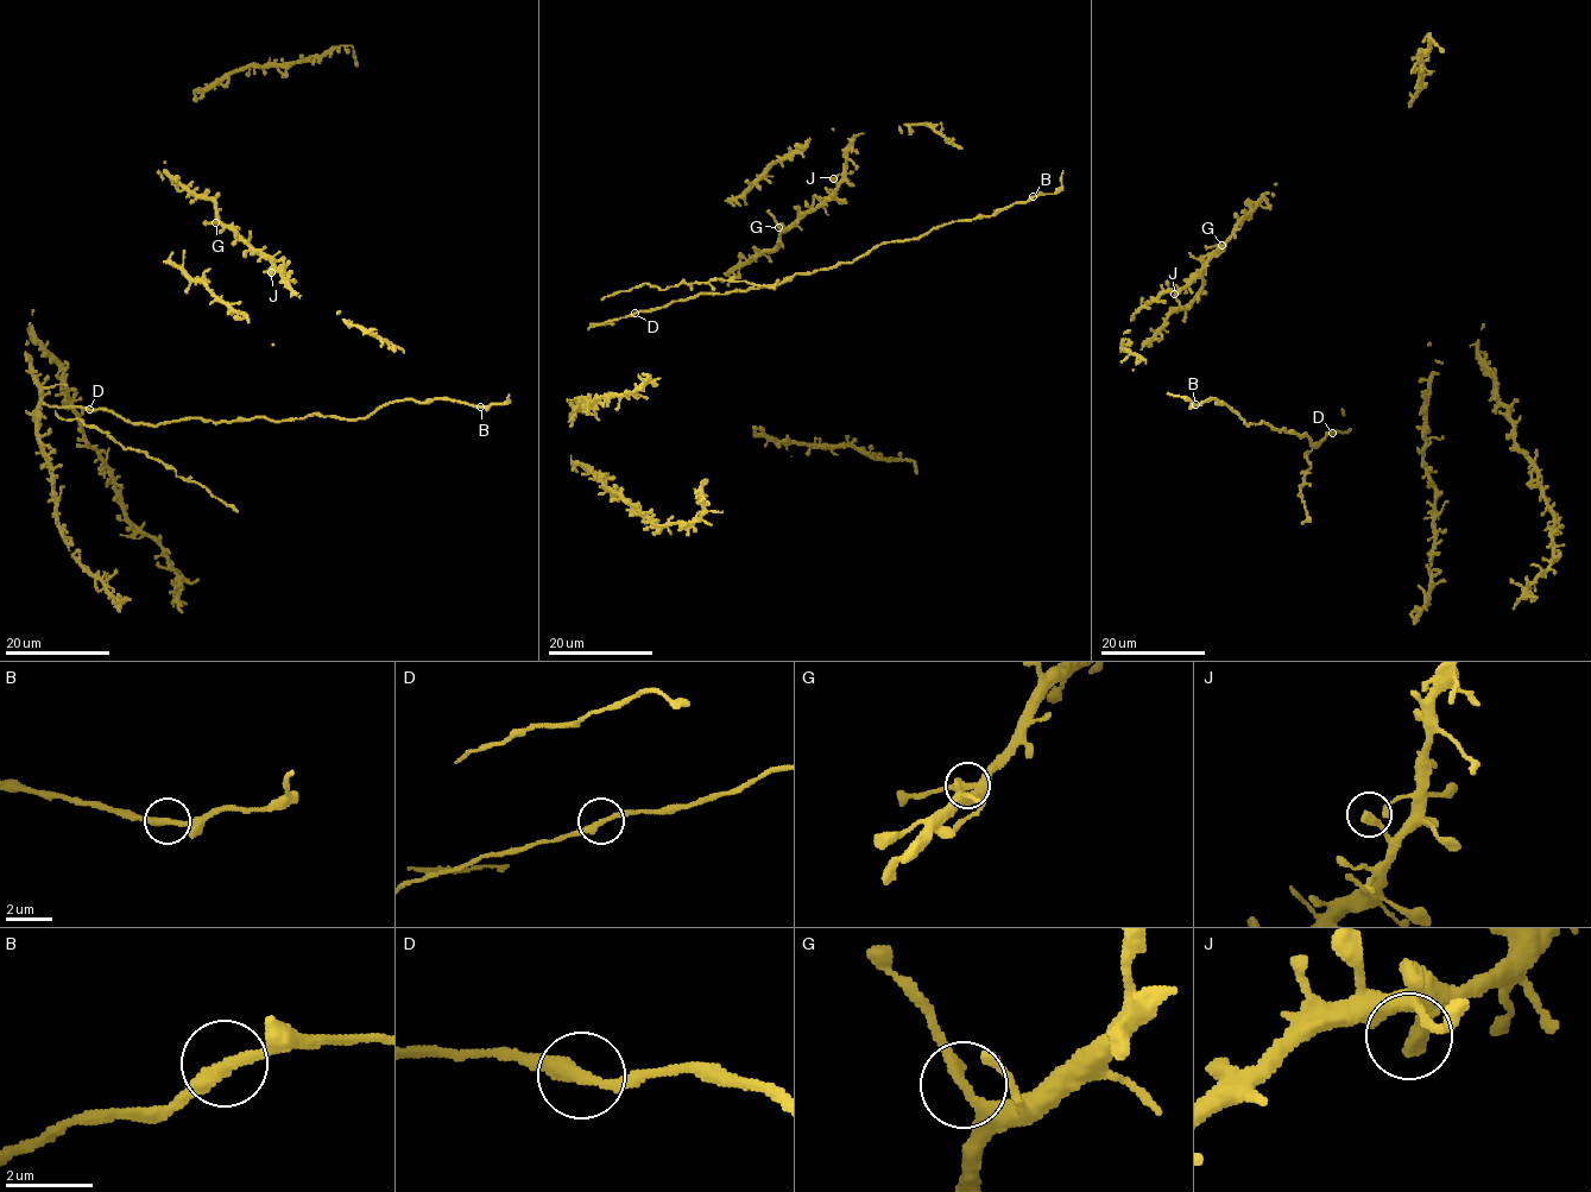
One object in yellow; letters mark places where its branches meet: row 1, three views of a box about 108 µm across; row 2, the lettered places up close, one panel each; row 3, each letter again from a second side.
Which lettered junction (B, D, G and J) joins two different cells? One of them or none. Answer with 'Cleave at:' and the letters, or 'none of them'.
Cleave at: none of them

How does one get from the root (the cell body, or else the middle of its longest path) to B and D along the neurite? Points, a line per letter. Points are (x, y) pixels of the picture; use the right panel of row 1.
B: (1242, 418), (1229, 405), (1216, 399), (1194, 404)
D: (1242, 418), (1248, 426), (1262, 422), (1281, 431), (1283, 428), (1300, 436), (1305, 434), (1312, 445), (1332, 433)

